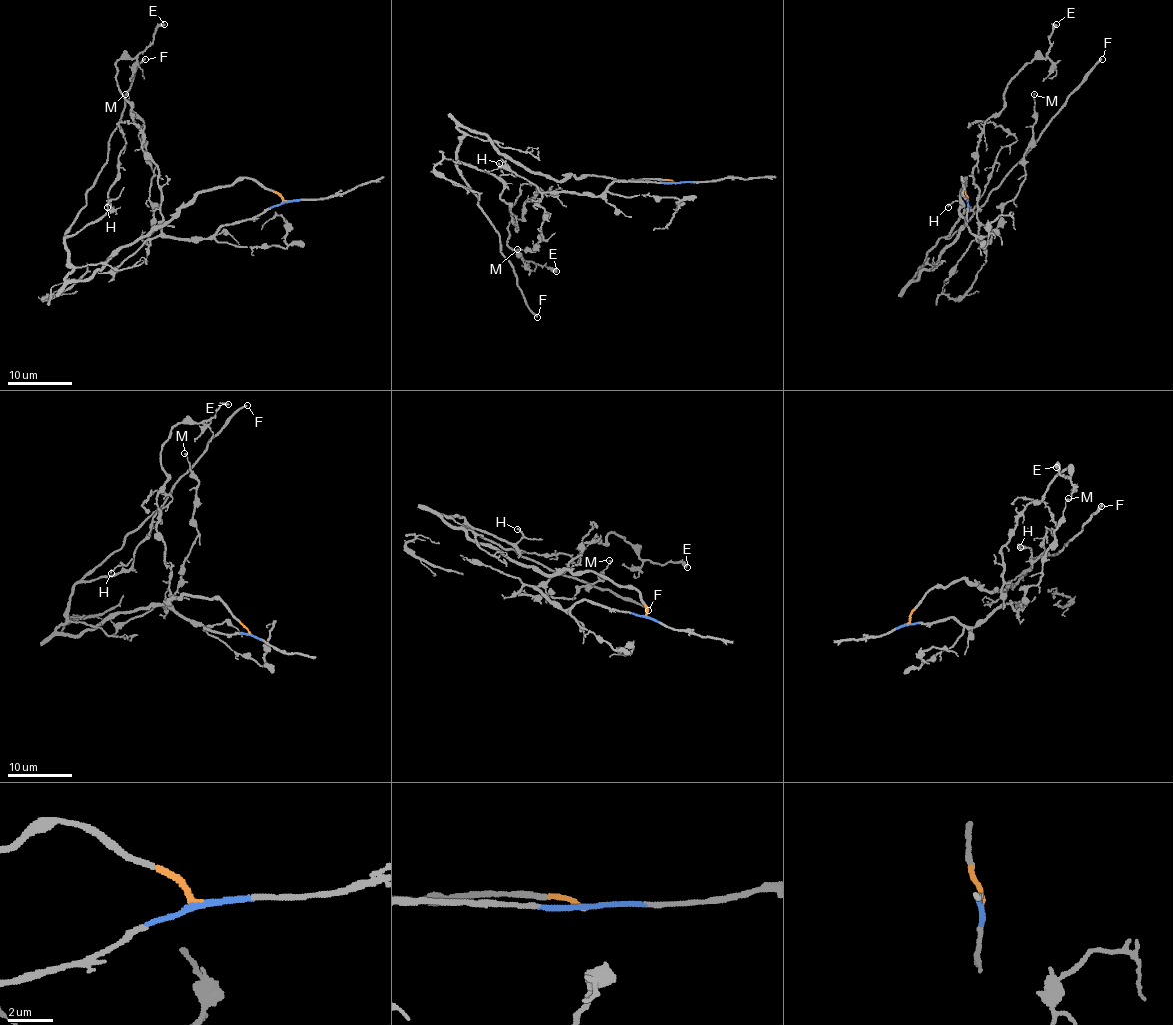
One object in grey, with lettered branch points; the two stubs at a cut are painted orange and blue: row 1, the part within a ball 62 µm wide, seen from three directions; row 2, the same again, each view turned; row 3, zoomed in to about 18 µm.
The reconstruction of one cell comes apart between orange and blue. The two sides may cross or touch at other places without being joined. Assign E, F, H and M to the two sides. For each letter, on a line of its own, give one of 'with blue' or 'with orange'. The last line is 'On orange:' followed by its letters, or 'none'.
E: with blue
F: with orange
H: with orange
M: with blue
On orange: F, H

